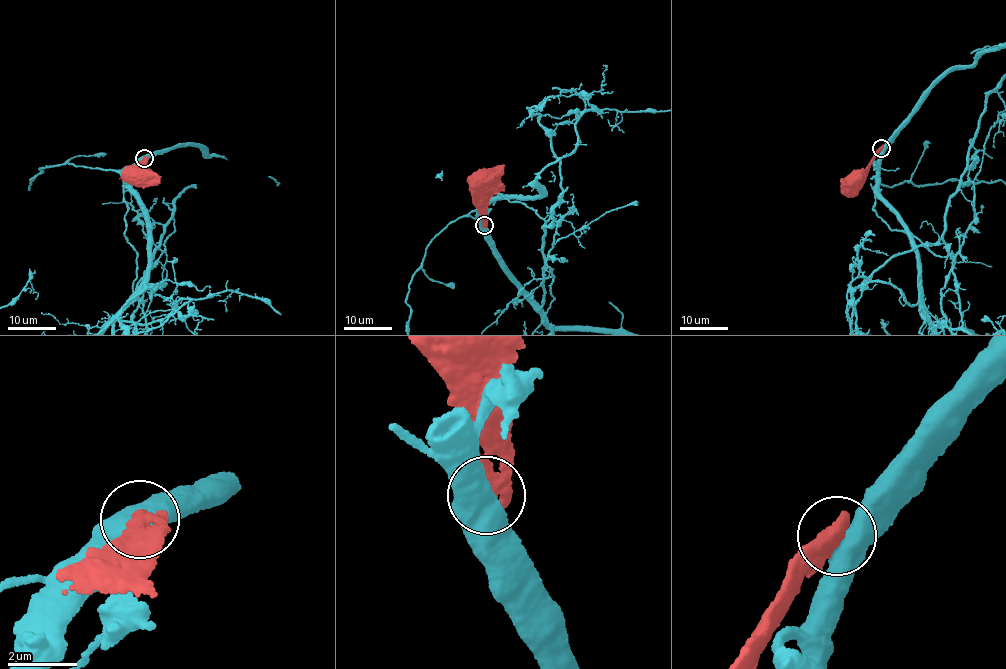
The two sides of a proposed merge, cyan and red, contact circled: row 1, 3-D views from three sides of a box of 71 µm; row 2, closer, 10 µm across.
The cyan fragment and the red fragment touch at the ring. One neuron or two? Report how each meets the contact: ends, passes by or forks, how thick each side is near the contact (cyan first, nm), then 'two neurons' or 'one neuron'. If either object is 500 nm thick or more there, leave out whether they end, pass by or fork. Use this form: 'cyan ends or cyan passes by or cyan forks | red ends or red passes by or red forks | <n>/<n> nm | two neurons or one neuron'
750/550 nm | two neurons

